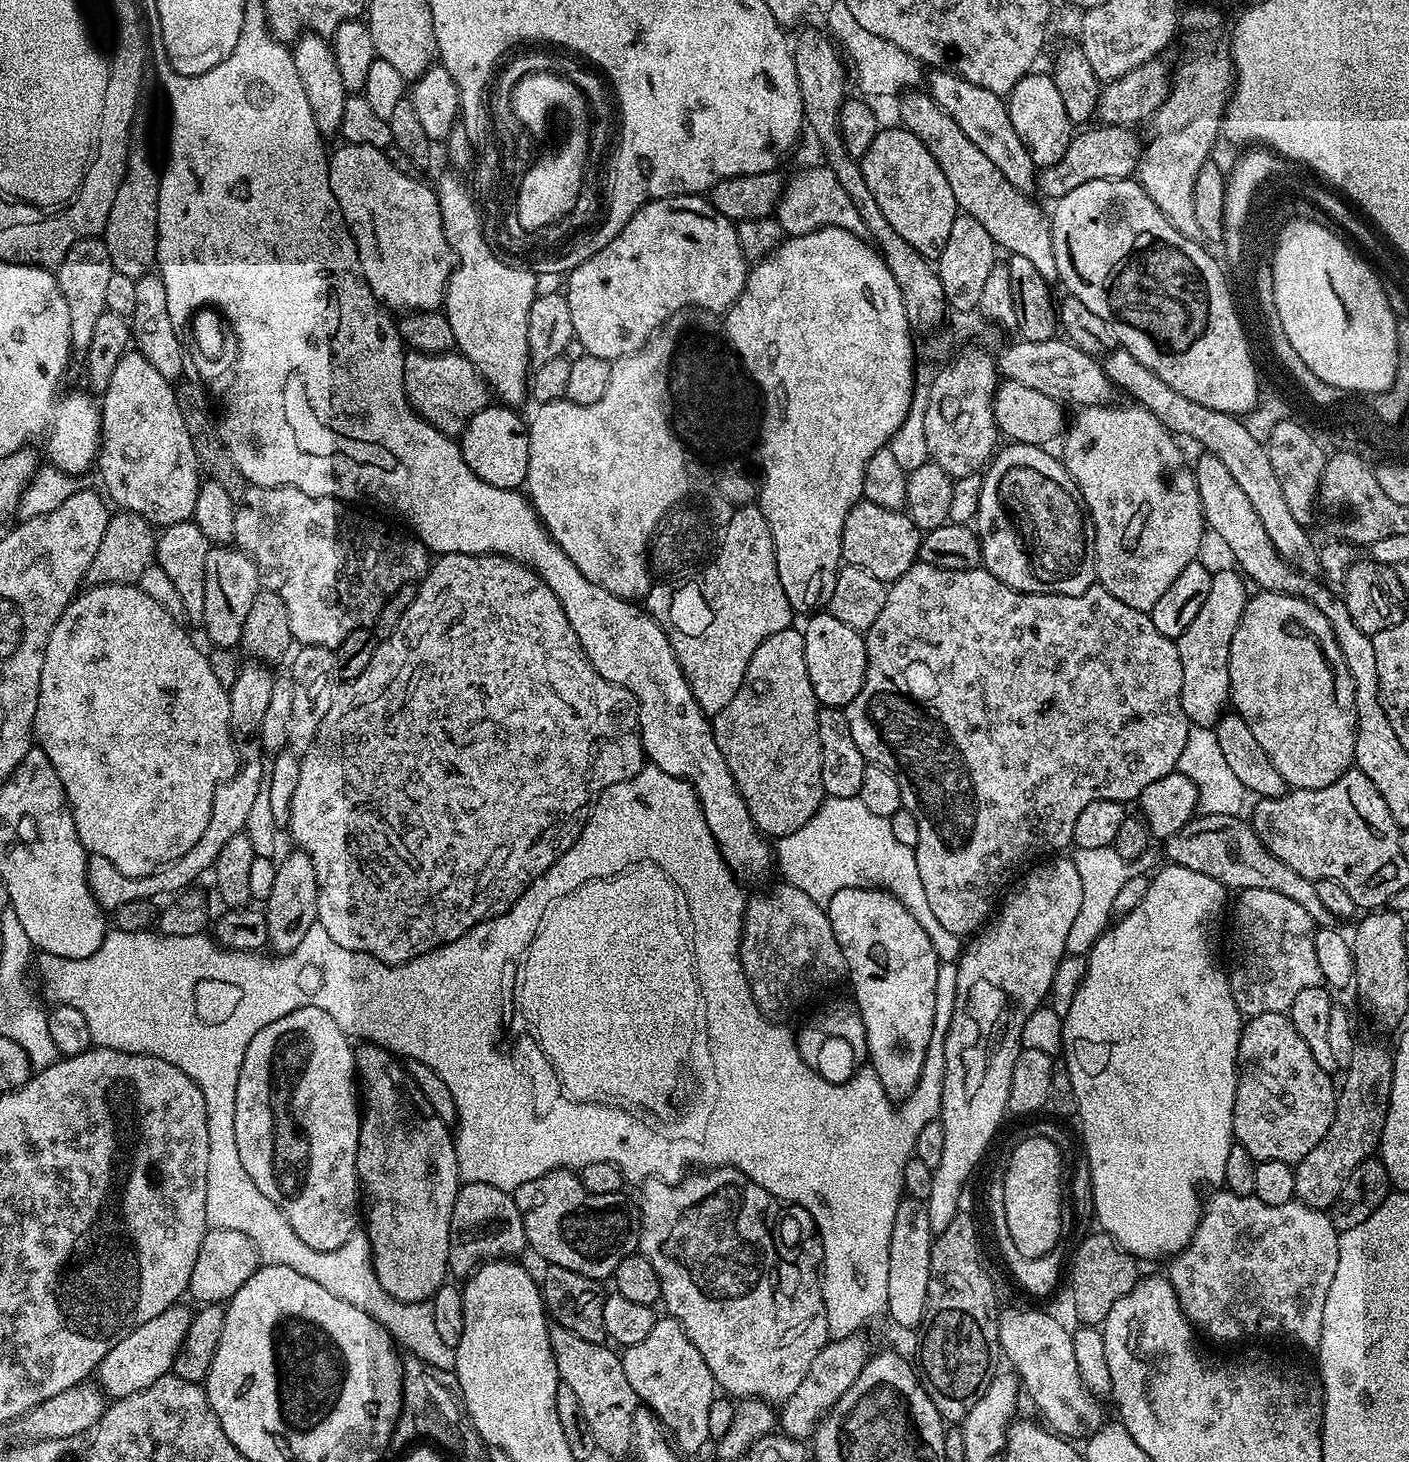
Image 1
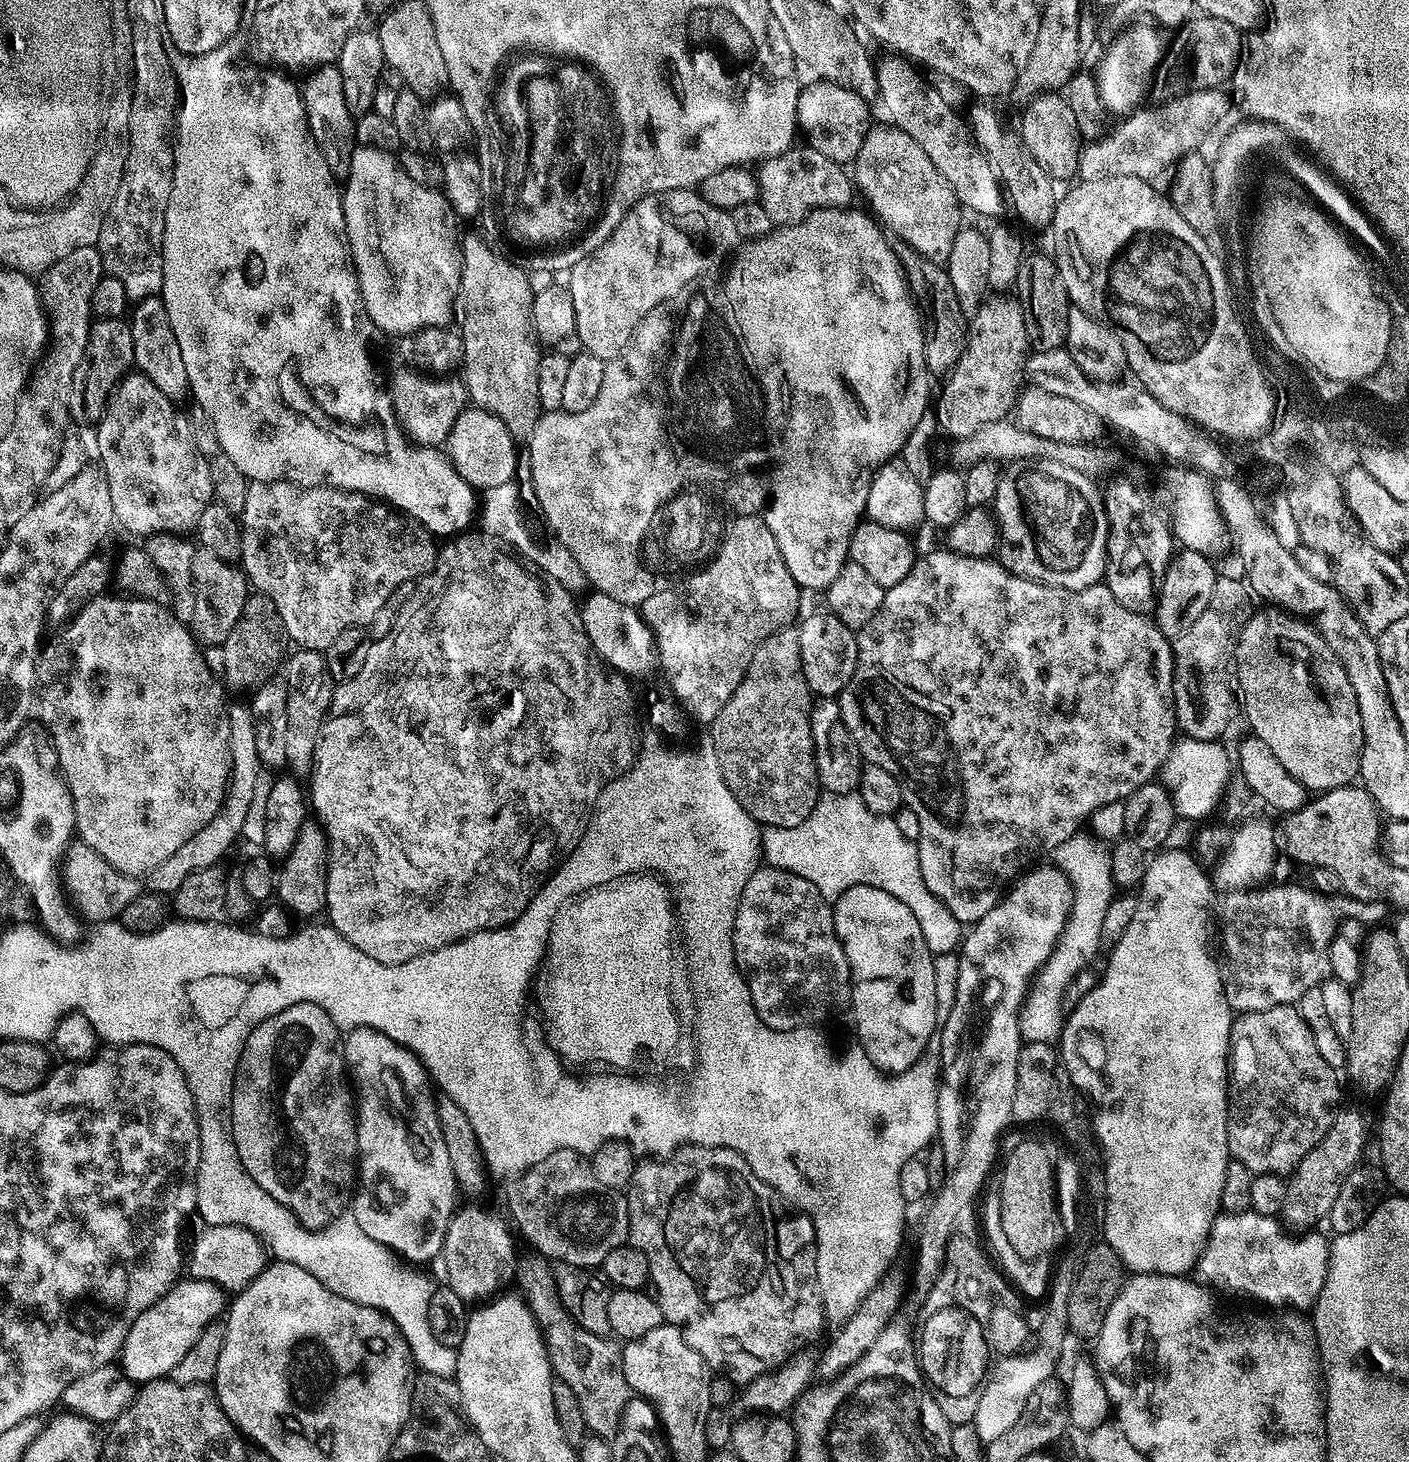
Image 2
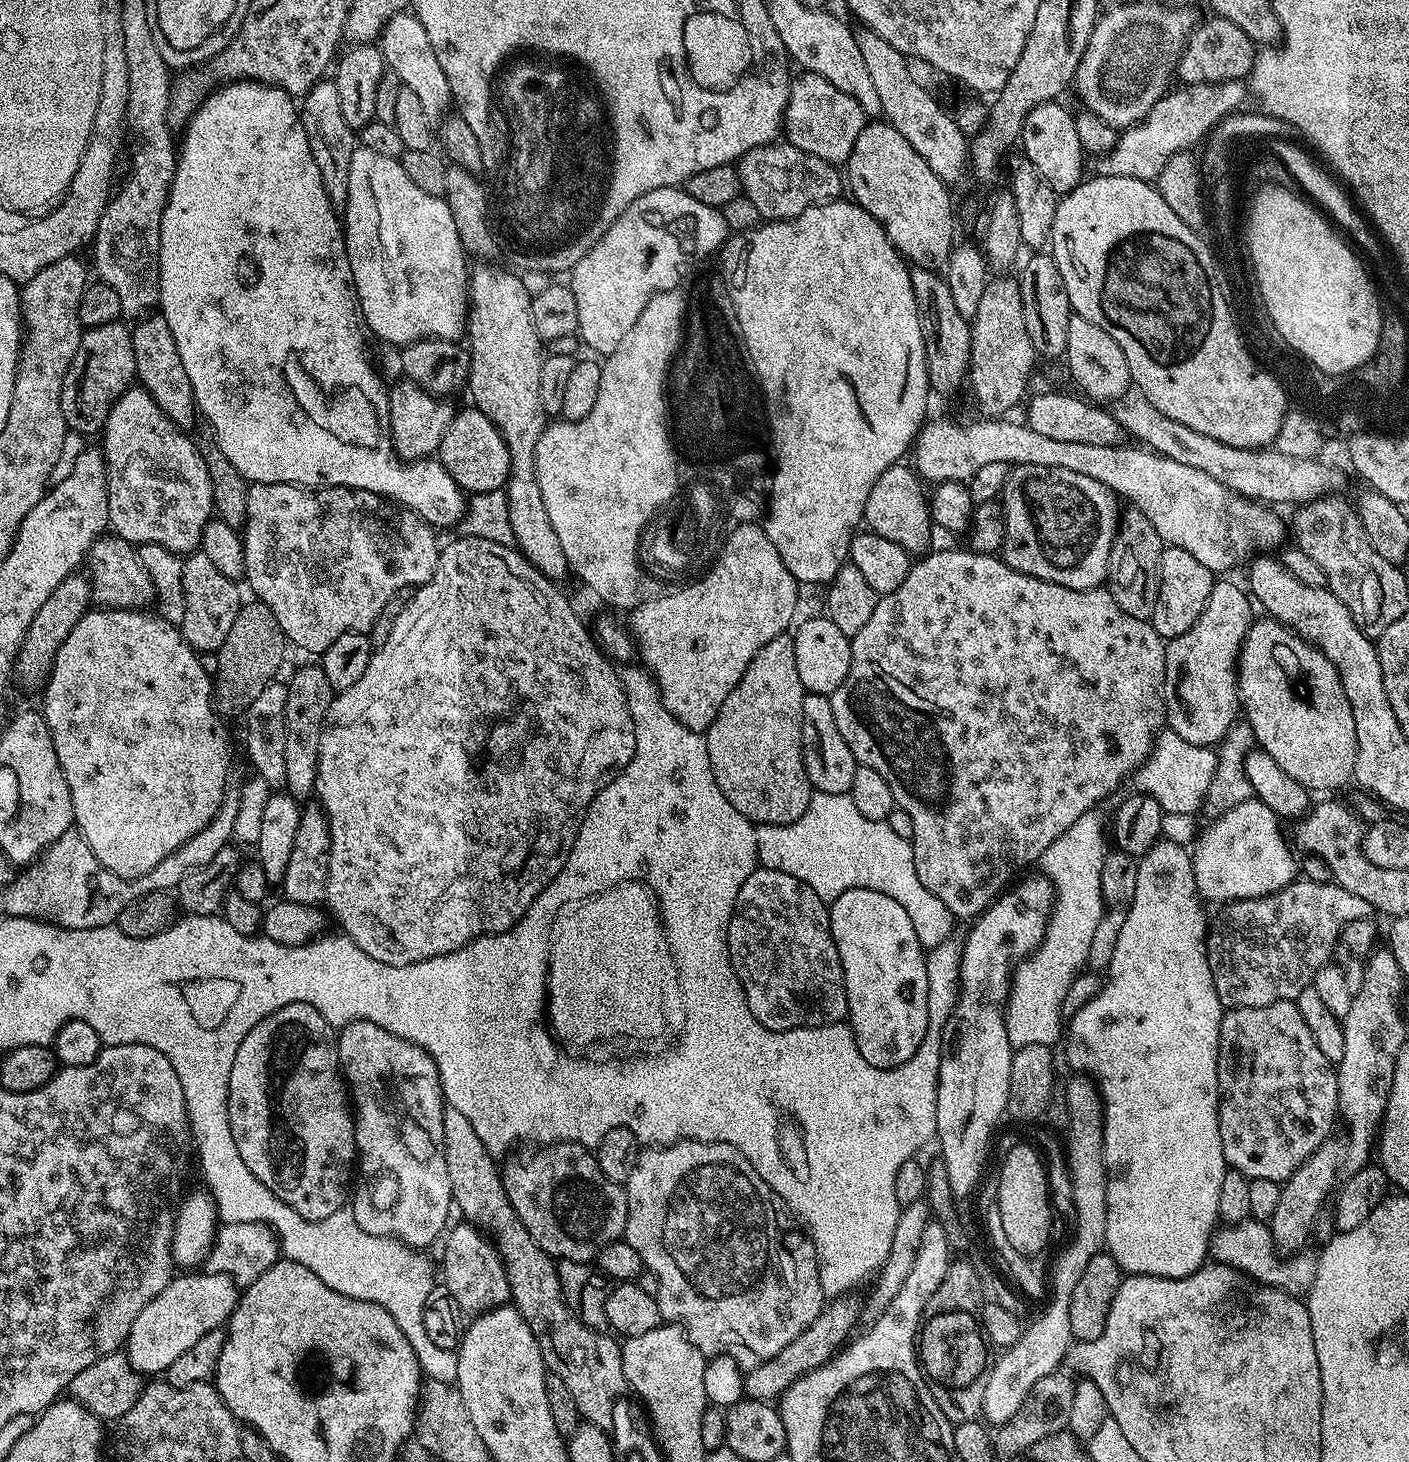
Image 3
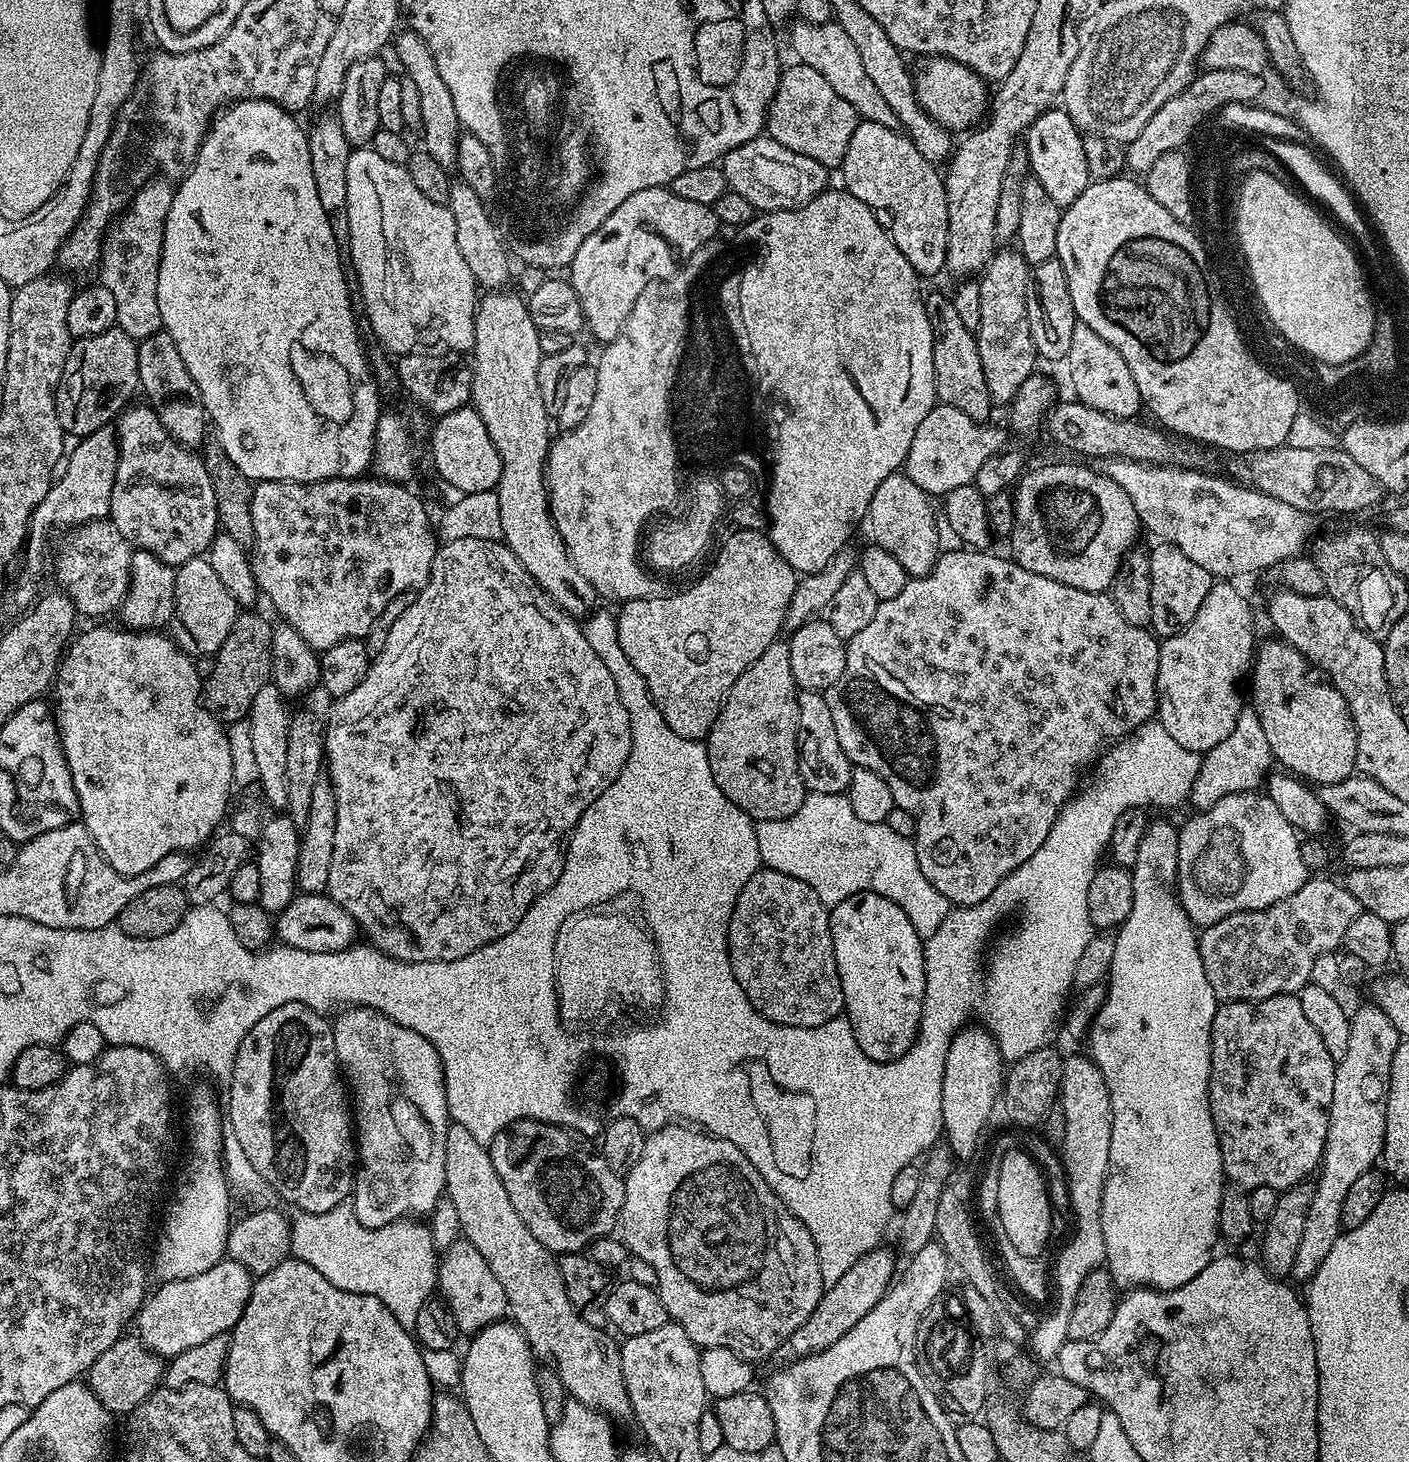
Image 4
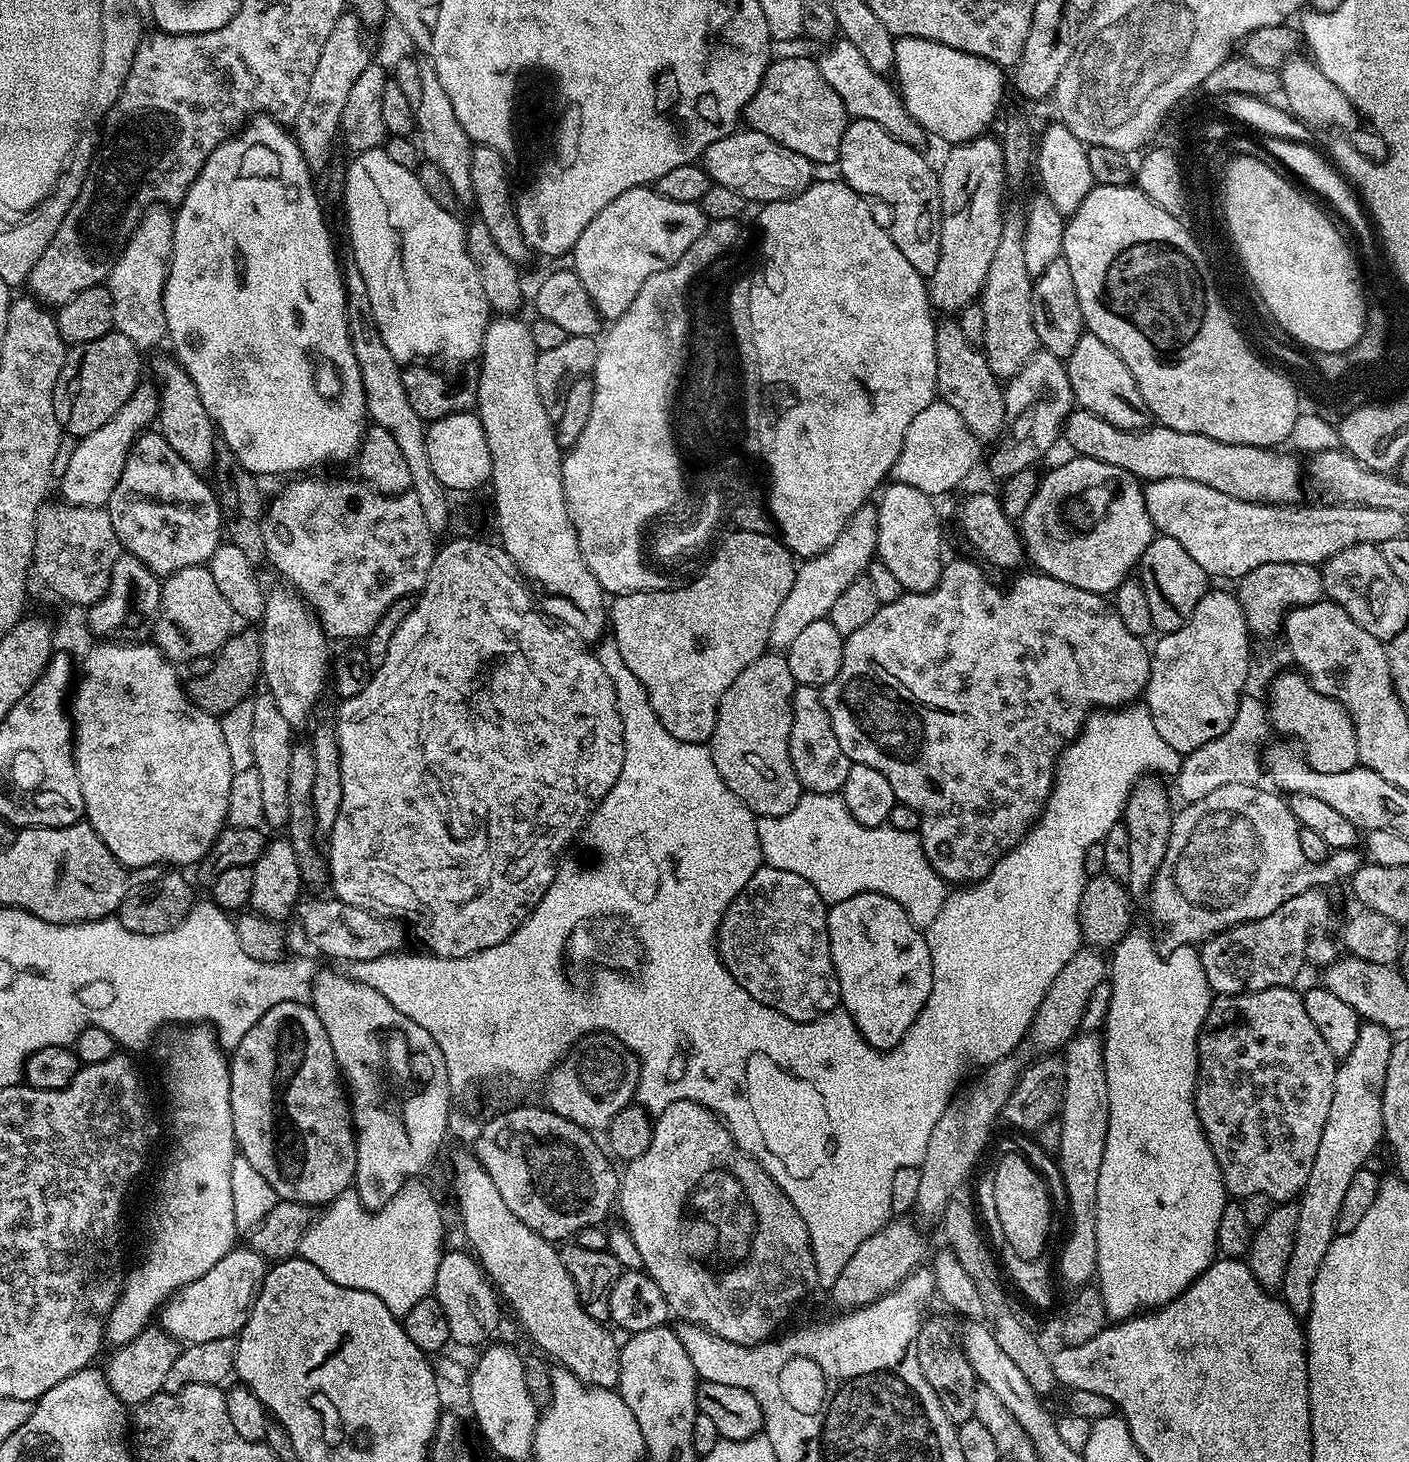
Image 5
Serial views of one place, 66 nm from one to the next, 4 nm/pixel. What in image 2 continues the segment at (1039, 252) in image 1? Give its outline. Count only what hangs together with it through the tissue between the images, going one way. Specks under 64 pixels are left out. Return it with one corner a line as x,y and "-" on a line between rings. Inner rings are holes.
892,58
876,71
878,100
884,103
887,123
893,128
910,134
919,148
934,162
934,166
950,182
950,190
959,198
961,205
980,216
996,216
1006,208
1004,189
994,174
990,162
972,139
972,130
965,117
952,109
952,104
932,84
927,84
911,63
902,58

